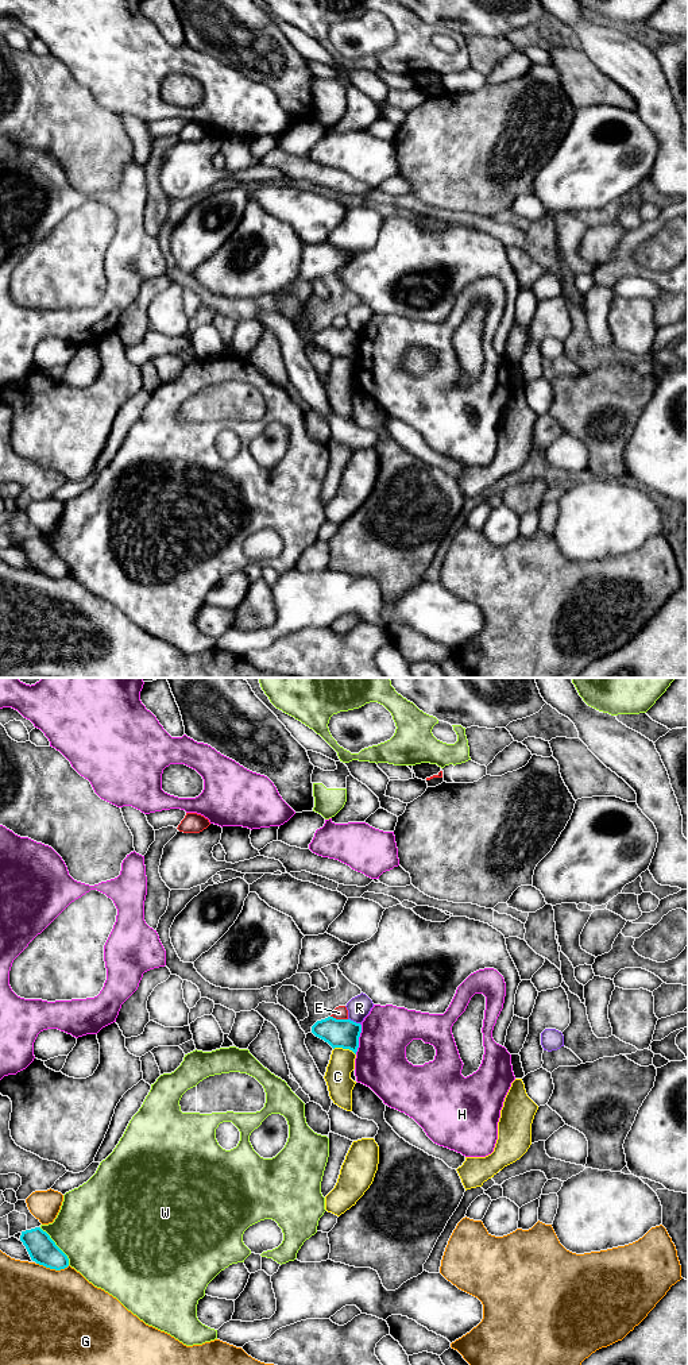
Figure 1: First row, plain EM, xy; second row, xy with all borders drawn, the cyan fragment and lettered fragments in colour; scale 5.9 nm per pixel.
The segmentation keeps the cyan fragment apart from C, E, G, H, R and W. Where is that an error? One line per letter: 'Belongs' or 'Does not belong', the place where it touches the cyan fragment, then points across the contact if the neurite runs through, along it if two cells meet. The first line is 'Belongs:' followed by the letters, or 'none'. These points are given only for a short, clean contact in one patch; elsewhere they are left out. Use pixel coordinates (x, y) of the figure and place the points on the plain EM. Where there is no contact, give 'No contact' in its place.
Belongs: none
C: Does not belong. Touches cyan at xy (344, 357)
E: Does not belong. Touches cyan at xy (339, 328)
G: Does not belong. Touches cyan at xy (53, 577)
H: Does not belong. Touches cyan at xy (358, 349)
R: Does not belong. Touches cyan at xy (355, 331). Boundary: xy (348, 327), (360, 334)
W: Does not belong. Touches cyan at xy (55, 554)

